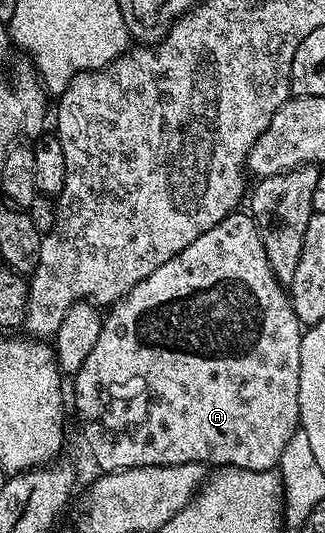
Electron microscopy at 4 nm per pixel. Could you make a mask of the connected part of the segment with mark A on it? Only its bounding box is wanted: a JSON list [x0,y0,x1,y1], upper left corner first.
[73,211,304,473]

